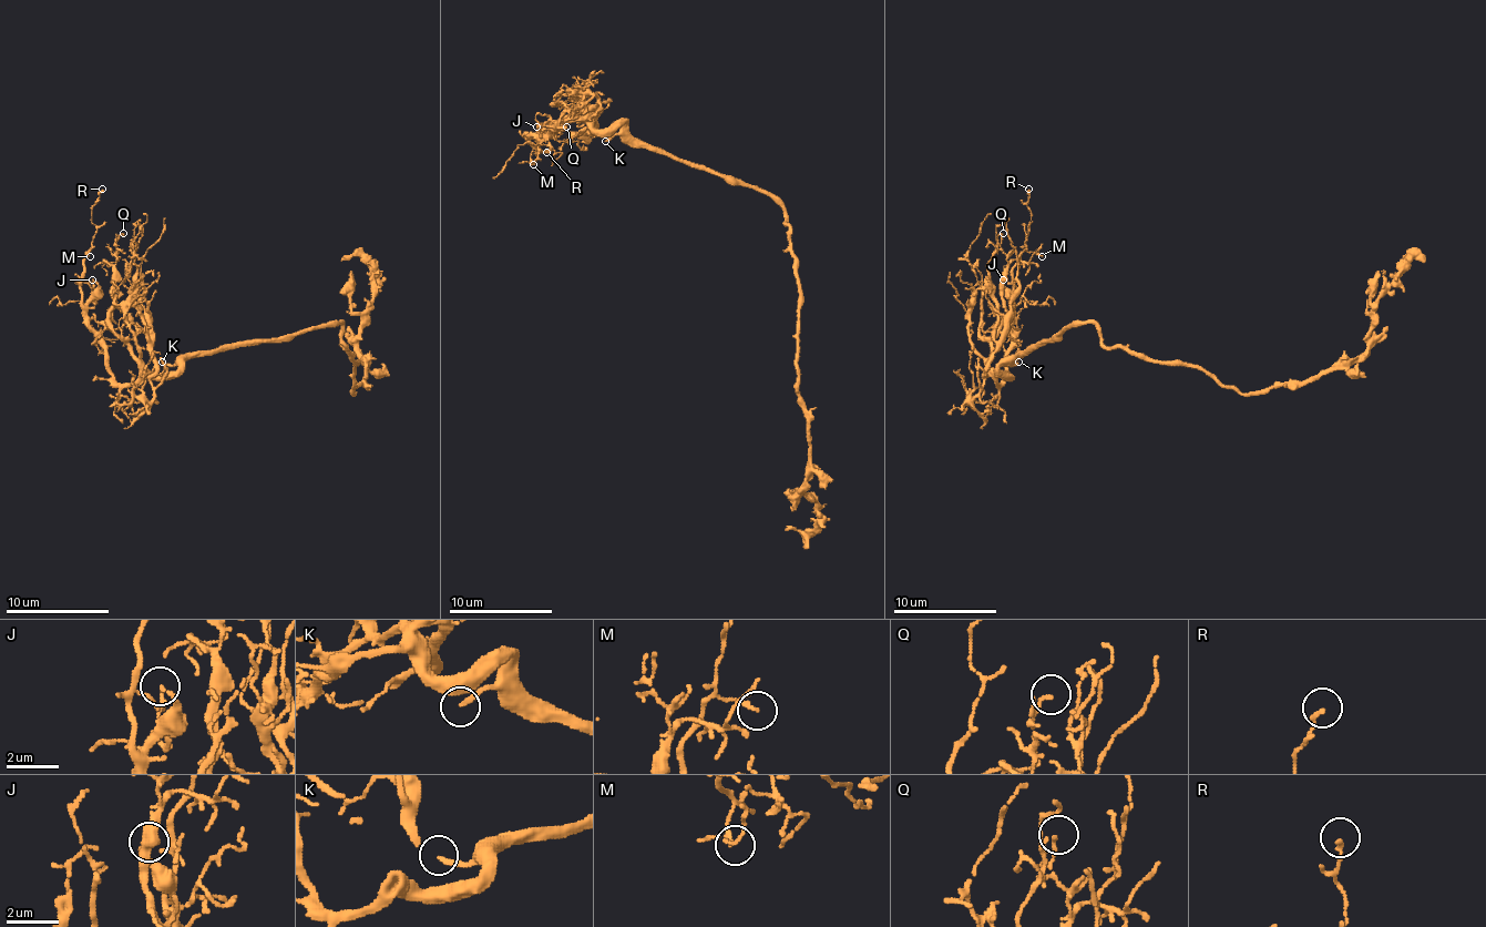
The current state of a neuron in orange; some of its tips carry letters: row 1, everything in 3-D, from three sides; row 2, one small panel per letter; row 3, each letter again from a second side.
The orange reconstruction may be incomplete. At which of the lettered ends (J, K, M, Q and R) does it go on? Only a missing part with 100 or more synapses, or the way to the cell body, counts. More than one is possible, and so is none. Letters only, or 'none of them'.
K

